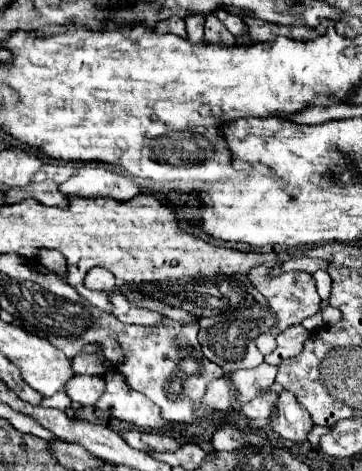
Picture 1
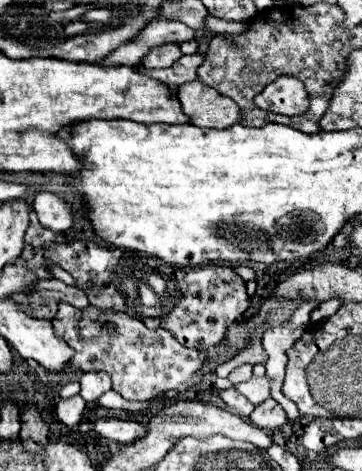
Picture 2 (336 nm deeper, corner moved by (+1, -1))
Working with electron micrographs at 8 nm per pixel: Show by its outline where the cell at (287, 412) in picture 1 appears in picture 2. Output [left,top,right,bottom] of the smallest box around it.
[250,398,288,430]

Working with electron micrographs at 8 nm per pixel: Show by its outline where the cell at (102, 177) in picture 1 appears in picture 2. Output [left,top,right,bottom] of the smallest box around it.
[34,192,74,230]

